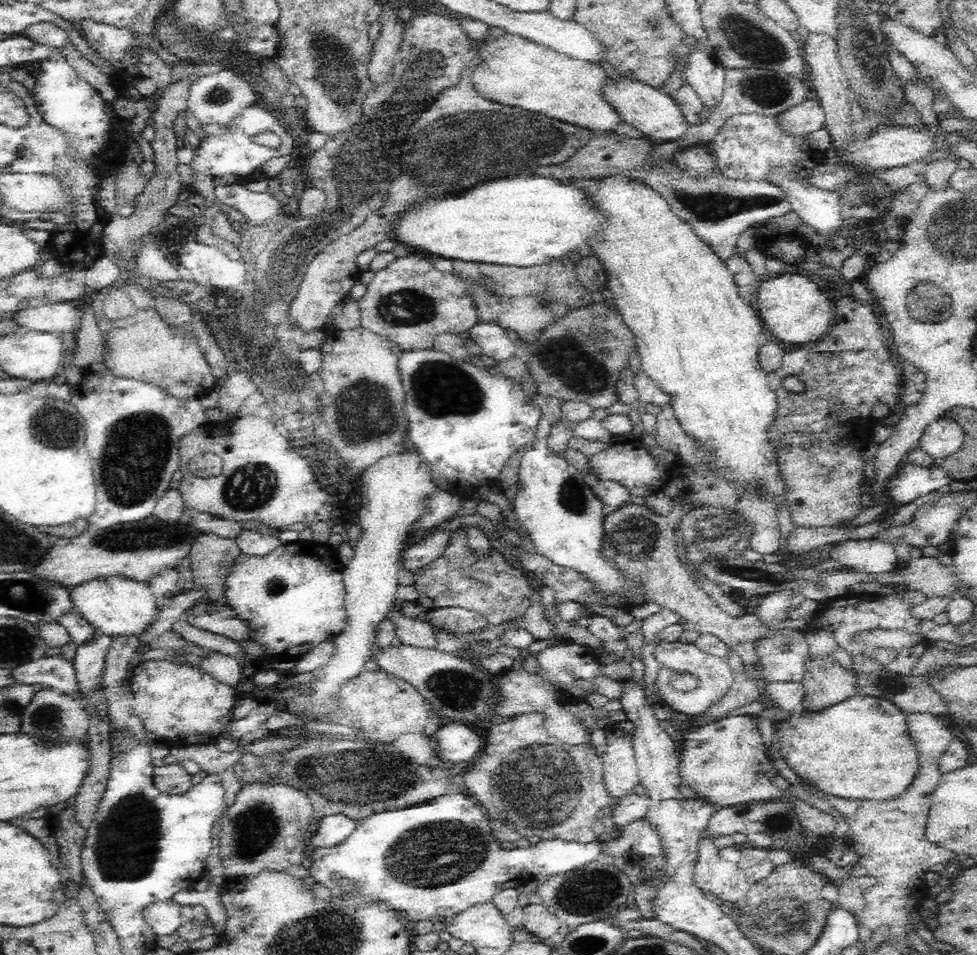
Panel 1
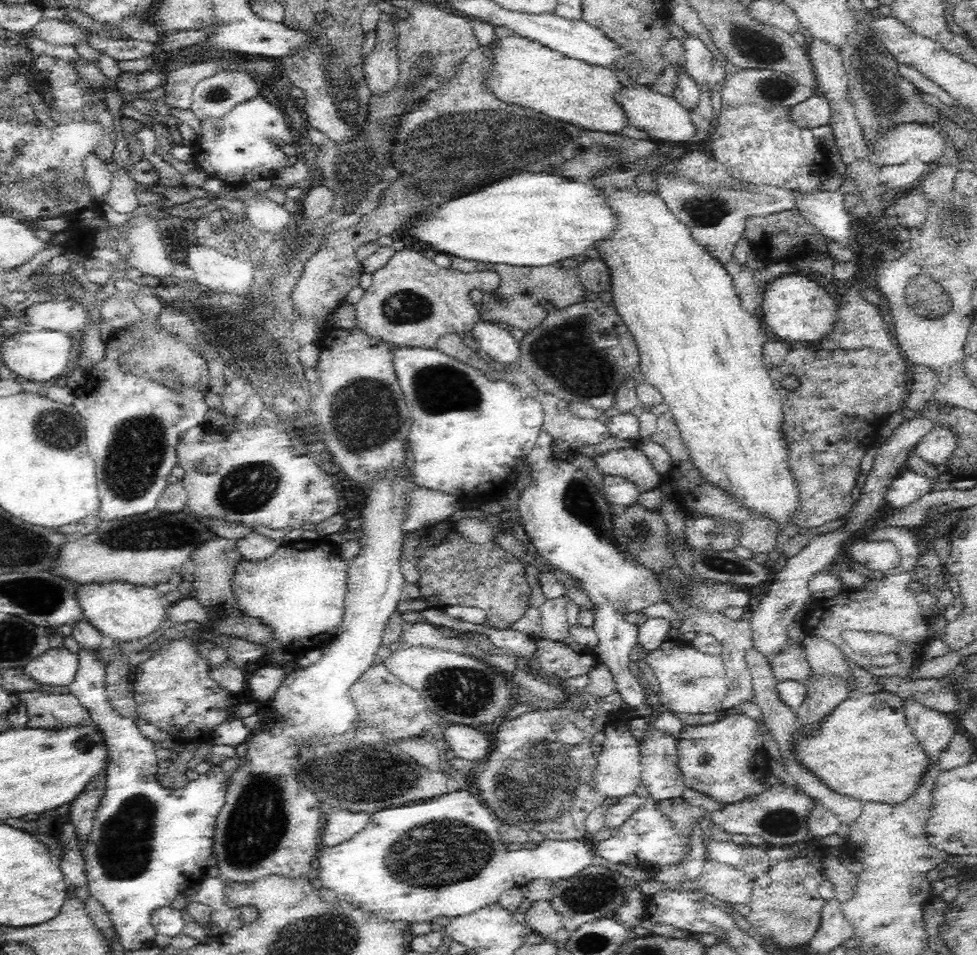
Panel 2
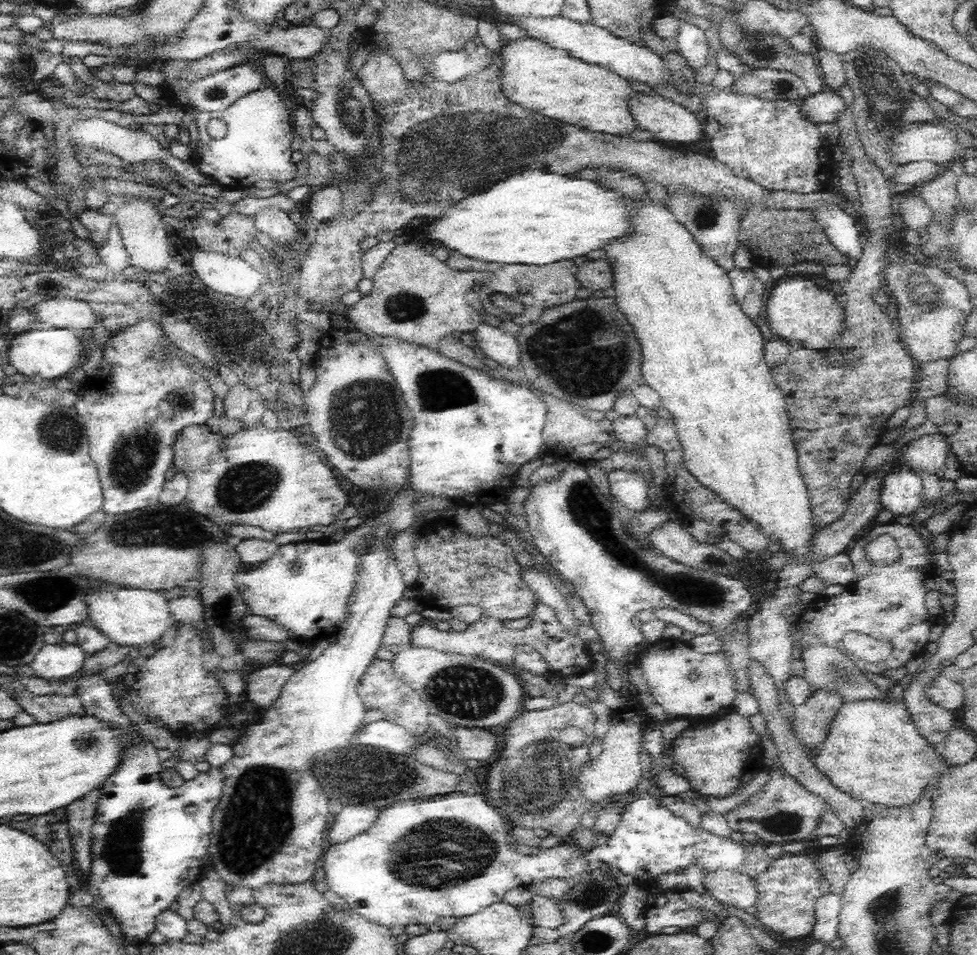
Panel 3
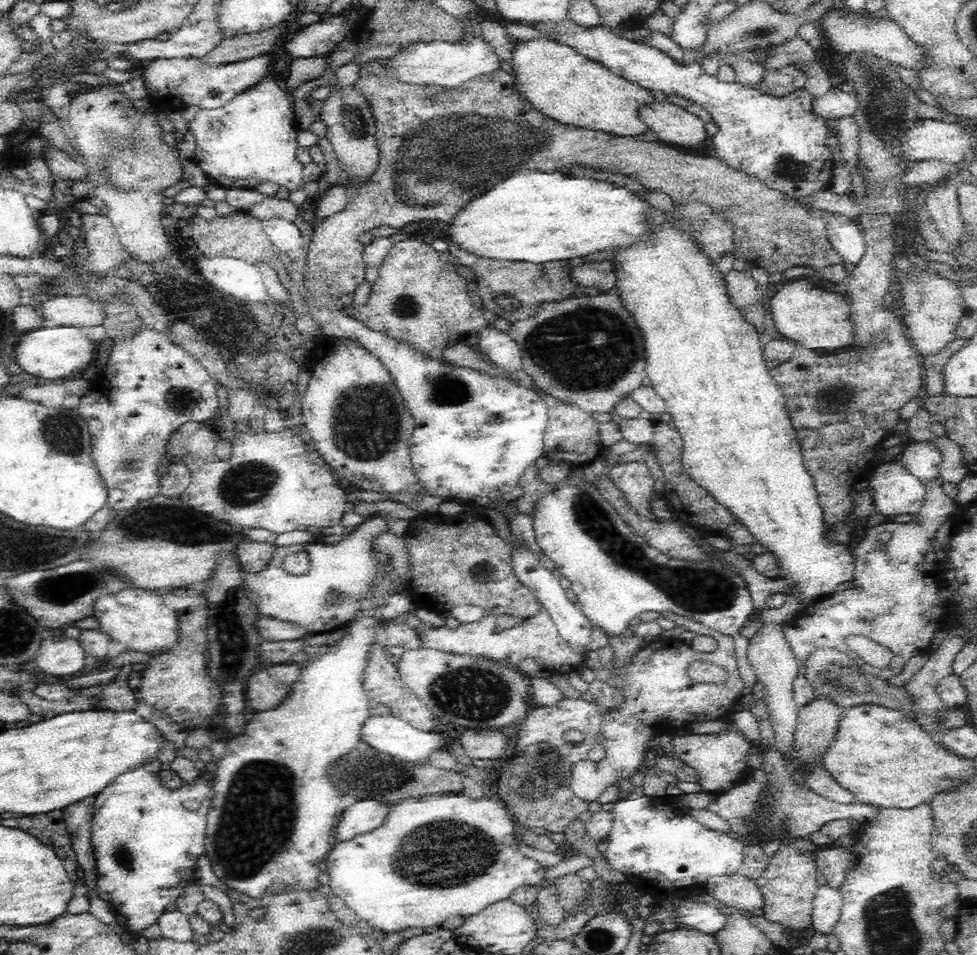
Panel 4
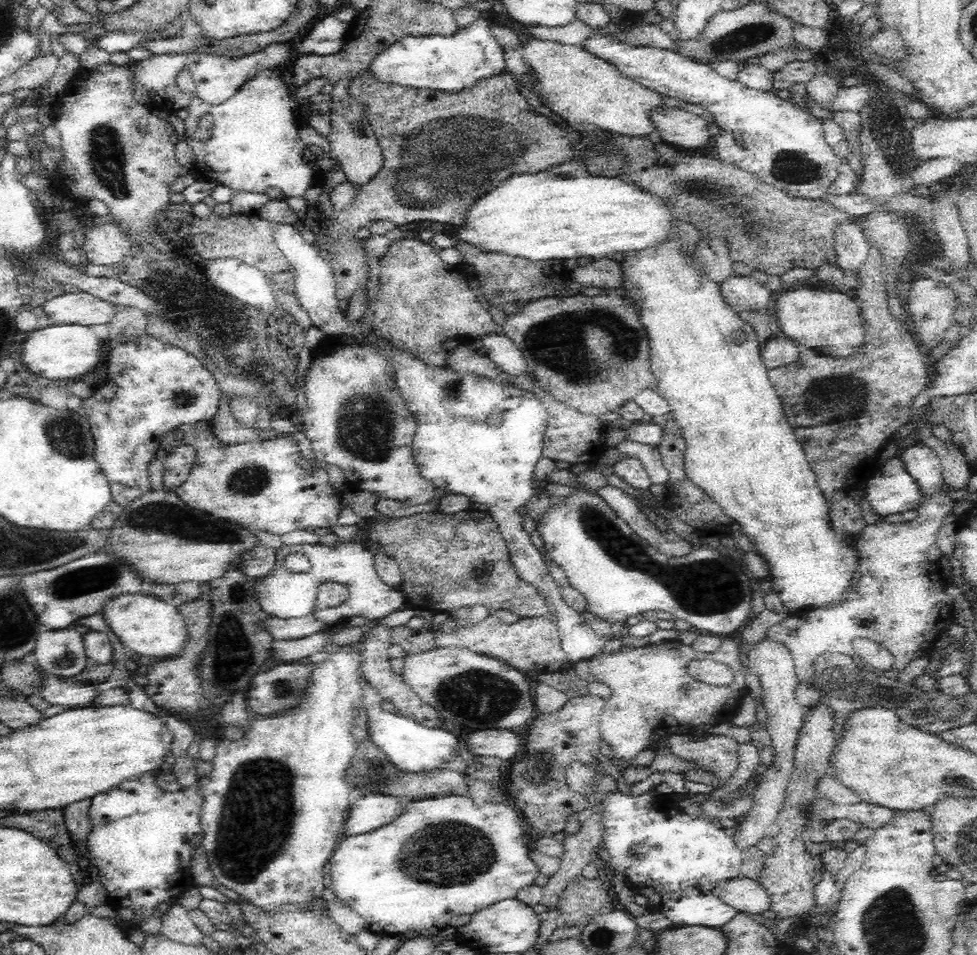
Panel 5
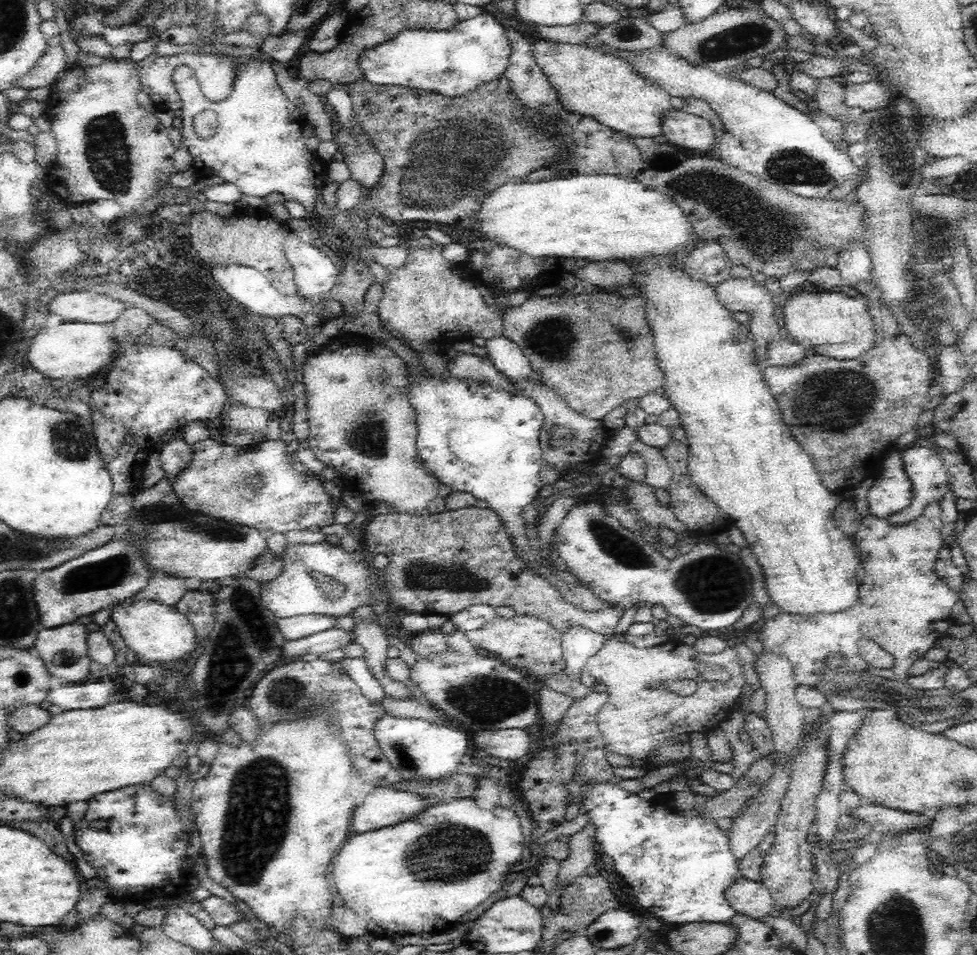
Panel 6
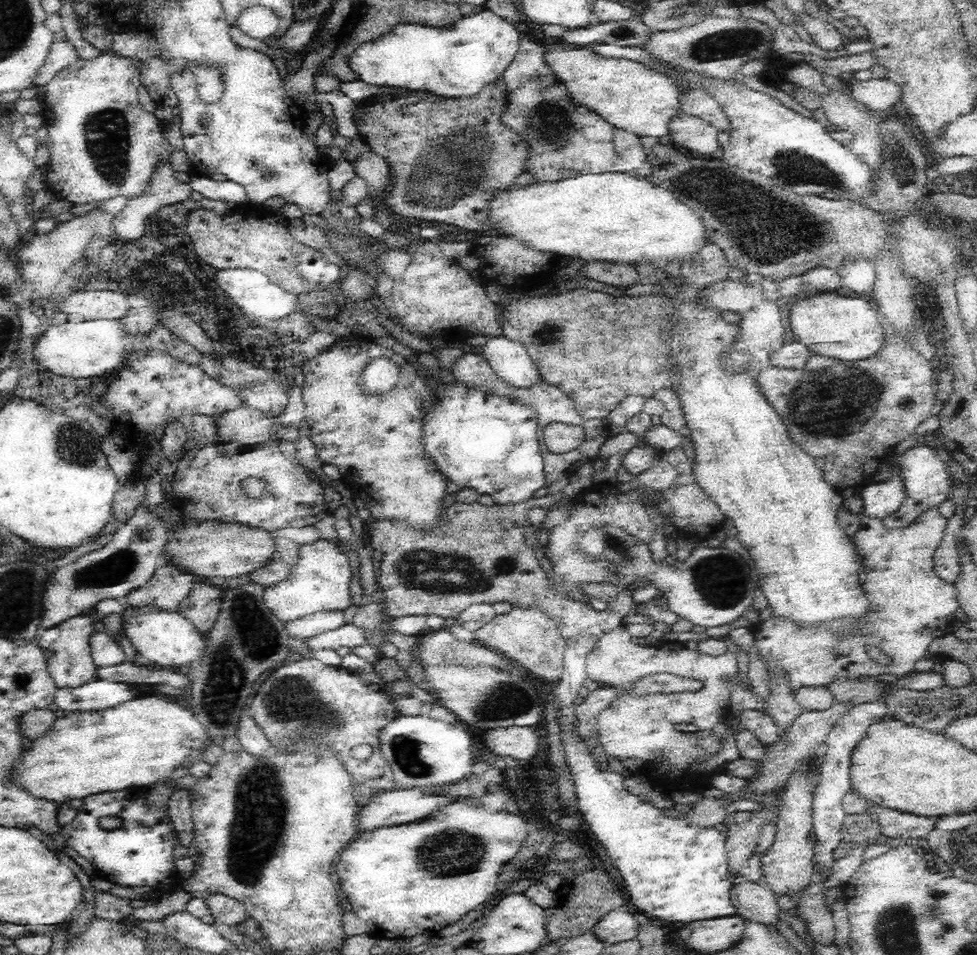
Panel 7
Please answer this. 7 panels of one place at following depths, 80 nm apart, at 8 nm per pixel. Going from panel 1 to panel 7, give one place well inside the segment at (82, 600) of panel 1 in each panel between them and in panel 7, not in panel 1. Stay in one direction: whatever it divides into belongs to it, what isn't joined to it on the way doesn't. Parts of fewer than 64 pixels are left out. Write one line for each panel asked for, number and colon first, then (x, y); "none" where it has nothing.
2: (126, 612)
3: (133, 617)
4: (139, 619)
5: (146, 625)
6: (156, 631)
7: (168, 639)

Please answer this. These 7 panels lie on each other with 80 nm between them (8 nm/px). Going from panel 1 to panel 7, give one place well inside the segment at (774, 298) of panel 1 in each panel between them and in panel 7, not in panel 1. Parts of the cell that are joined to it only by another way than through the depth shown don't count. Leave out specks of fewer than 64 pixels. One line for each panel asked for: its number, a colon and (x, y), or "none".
2: (797, 309)
3: (803, 313)
4: (814, 318)
5: (821, 320)
6: (833, 324)
7: (840, 327)

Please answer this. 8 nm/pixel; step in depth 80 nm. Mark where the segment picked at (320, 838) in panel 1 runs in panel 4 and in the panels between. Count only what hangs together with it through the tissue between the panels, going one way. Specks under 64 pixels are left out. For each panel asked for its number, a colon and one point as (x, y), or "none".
2: (339, 826)
3: (349, 820)
4: (359, 817)

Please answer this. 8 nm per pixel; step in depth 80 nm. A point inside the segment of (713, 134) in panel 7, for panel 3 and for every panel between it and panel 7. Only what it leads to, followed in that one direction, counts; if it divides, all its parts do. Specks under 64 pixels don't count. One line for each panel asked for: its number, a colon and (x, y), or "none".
3: (668, 121)
4: (672, 124)
5: (676, 127)
6: (680, 128)

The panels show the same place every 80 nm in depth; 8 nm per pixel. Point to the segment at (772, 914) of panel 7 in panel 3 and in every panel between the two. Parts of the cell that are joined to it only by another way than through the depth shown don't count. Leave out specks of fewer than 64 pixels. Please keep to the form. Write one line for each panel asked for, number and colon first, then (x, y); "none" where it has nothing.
3: (734, 888)
4: (737, 891)
5: (744, 895)
6: (748, 897)

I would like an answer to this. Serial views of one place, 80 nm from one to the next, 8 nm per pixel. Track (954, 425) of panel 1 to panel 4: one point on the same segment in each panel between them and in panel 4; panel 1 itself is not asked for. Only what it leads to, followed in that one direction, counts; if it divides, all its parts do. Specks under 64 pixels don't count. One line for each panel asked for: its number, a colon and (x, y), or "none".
2: (938, 444)
3: (929, 452)
4: (922, 458)

